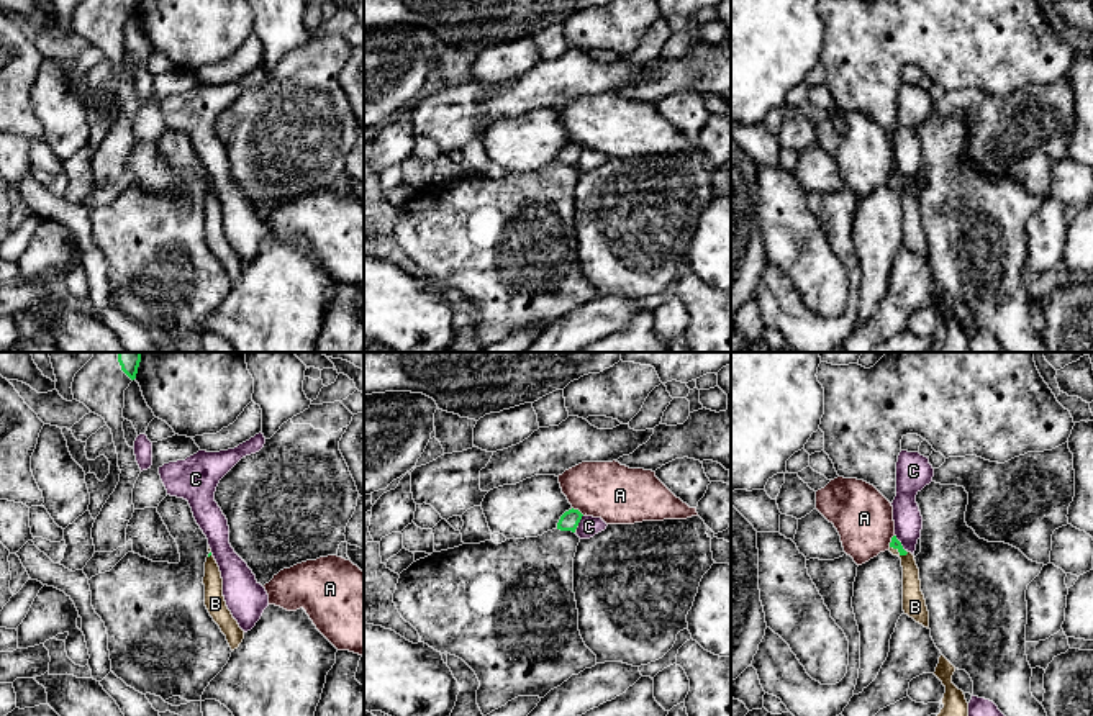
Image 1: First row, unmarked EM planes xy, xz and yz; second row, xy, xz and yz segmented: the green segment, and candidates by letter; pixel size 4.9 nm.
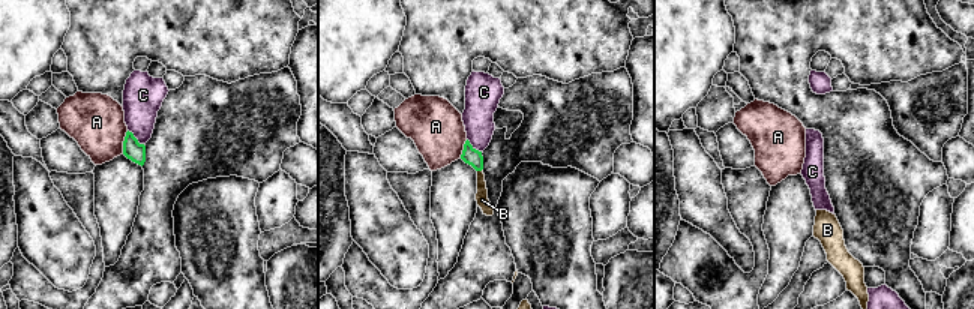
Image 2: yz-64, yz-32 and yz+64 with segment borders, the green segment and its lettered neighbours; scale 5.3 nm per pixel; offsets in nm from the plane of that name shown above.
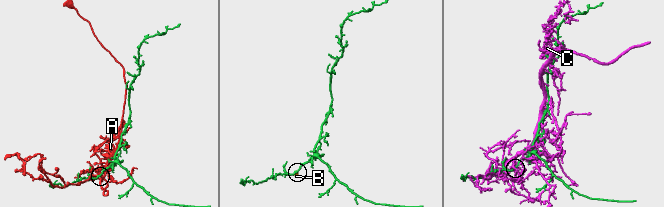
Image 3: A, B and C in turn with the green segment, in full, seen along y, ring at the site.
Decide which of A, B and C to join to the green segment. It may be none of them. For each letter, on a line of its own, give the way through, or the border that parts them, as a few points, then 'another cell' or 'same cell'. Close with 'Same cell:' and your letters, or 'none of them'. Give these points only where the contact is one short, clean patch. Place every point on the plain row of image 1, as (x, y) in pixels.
A: another cell
B: across yz (895, 176), (900, 185), (910, 200), (913, 233) | same cell
C: another cell
Same cell: B

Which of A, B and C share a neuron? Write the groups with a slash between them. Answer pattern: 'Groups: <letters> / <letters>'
Groups: A / B / C

